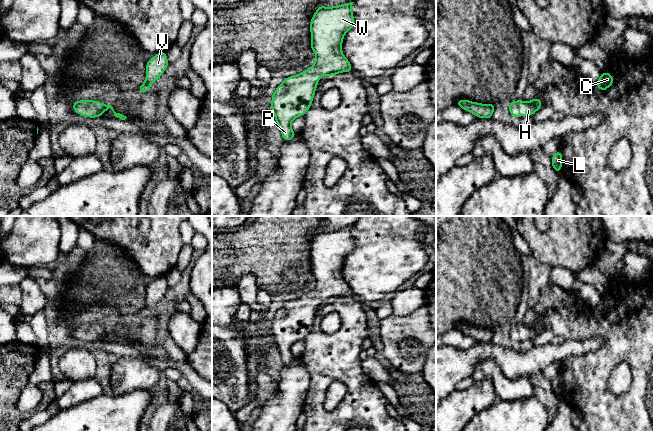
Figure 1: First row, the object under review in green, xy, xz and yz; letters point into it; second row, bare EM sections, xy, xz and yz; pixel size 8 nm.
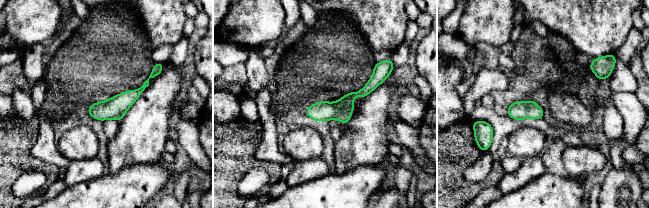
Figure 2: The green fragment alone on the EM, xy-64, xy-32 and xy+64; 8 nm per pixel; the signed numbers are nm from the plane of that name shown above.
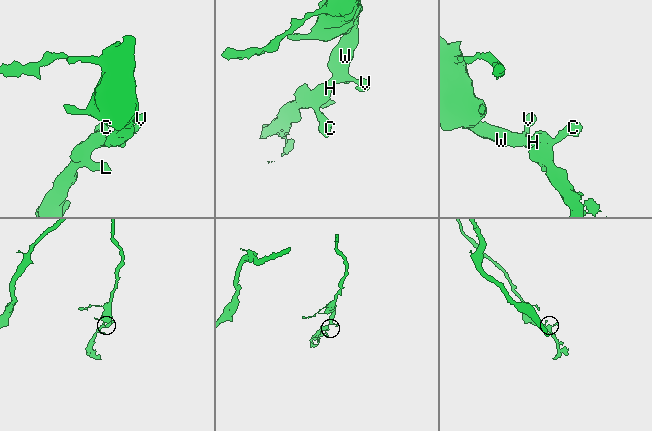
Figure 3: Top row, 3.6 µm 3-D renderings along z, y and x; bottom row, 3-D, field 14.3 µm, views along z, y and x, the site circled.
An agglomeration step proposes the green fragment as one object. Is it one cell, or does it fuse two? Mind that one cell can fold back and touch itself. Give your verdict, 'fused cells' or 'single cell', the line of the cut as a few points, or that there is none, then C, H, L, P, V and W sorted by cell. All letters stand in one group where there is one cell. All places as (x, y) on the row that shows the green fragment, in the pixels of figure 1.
single cell | no cut | C H L P V W

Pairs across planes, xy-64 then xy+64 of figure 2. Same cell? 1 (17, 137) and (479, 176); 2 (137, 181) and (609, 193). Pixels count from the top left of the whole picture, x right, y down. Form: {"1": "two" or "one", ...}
{"1": "two", "2": "two"}

